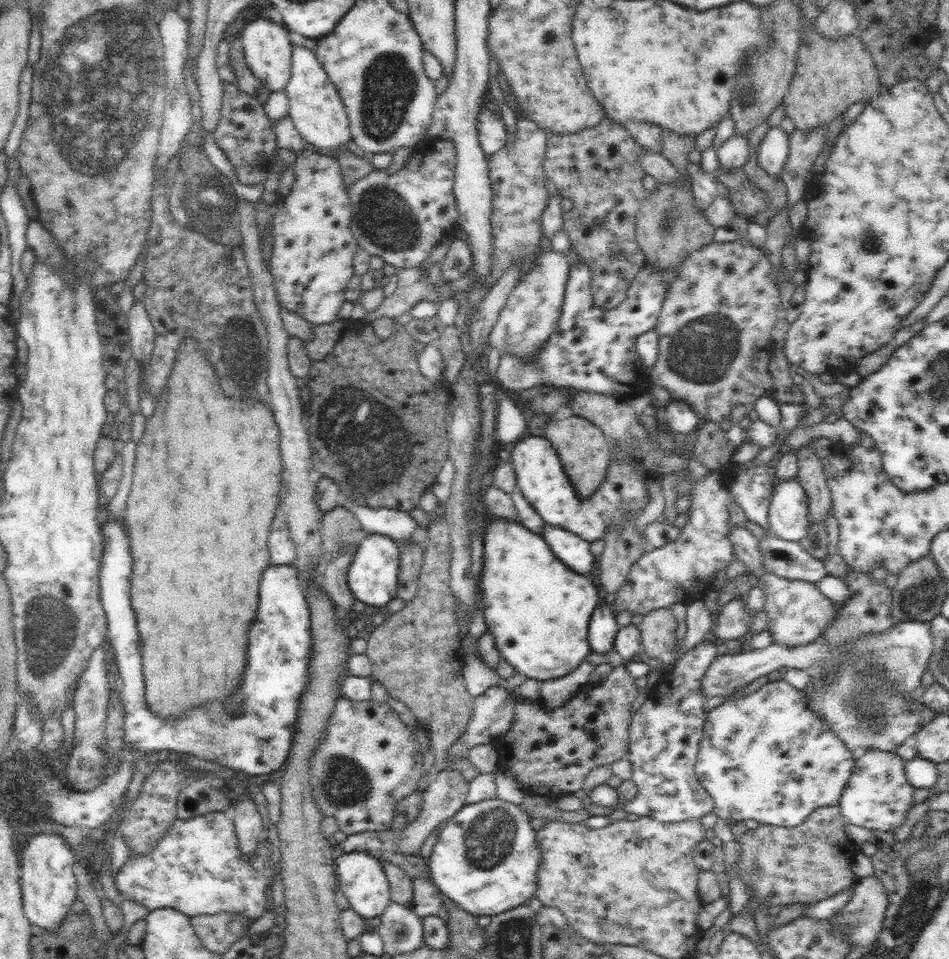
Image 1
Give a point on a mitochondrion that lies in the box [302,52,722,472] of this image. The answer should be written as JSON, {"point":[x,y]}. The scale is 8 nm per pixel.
{"point":[383,216]}

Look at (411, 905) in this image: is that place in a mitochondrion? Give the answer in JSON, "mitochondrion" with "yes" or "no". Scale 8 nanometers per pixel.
{"mitochondrion":"no"}

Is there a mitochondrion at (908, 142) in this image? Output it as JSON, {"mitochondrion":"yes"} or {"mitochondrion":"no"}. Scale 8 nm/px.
{"mitochondrion":"no"}

